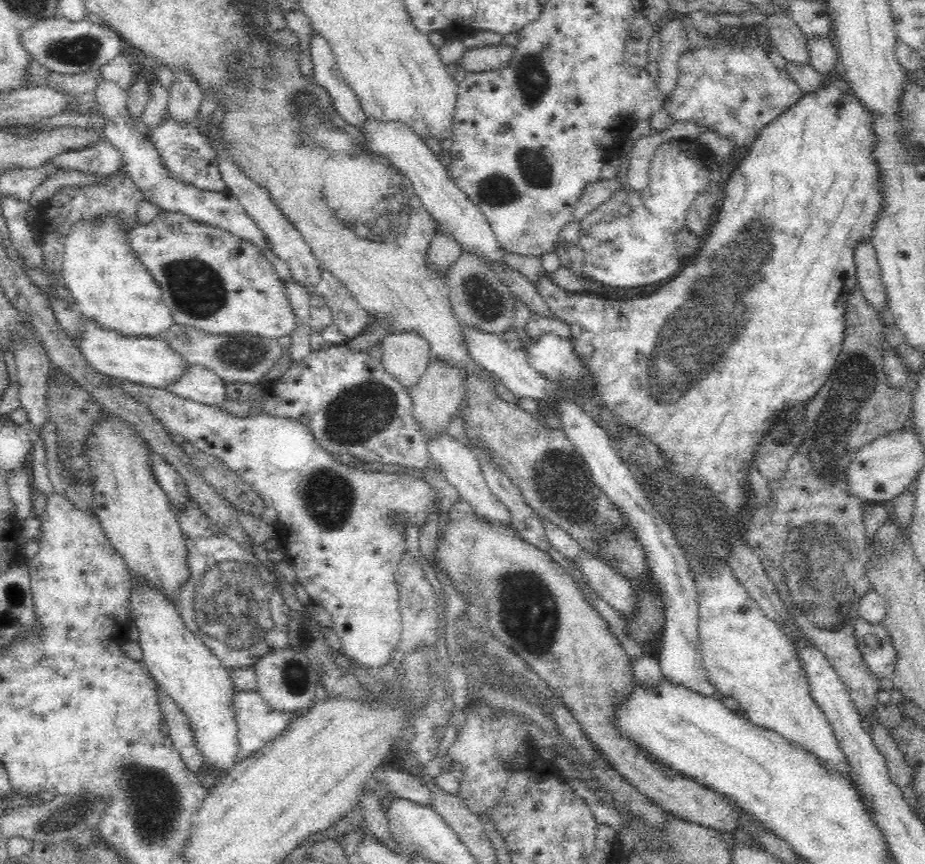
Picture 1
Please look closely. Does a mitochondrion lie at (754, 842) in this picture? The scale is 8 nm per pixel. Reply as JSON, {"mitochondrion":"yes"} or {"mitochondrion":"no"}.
{"mitochondrion":"no"}

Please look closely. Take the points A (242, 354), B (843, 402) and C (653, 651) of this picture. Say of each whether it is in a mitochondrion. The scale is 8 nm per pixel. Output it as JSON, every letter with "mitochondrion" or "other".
{"A":"mitochondrion","B":"mitochondrion","C":"other"}

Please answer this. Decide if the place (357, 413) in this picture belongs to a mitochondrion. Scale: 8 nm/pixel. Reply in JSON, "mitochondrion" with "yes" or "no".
{"mitochondrion":"yes"}

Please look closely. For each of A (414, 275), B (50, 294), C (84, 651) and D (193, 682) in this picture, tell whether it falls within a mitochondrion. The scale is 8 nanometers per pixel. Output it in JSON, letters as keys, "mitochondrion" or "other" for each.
{"A":"other","B":"other","C":"other","D":"other"}

